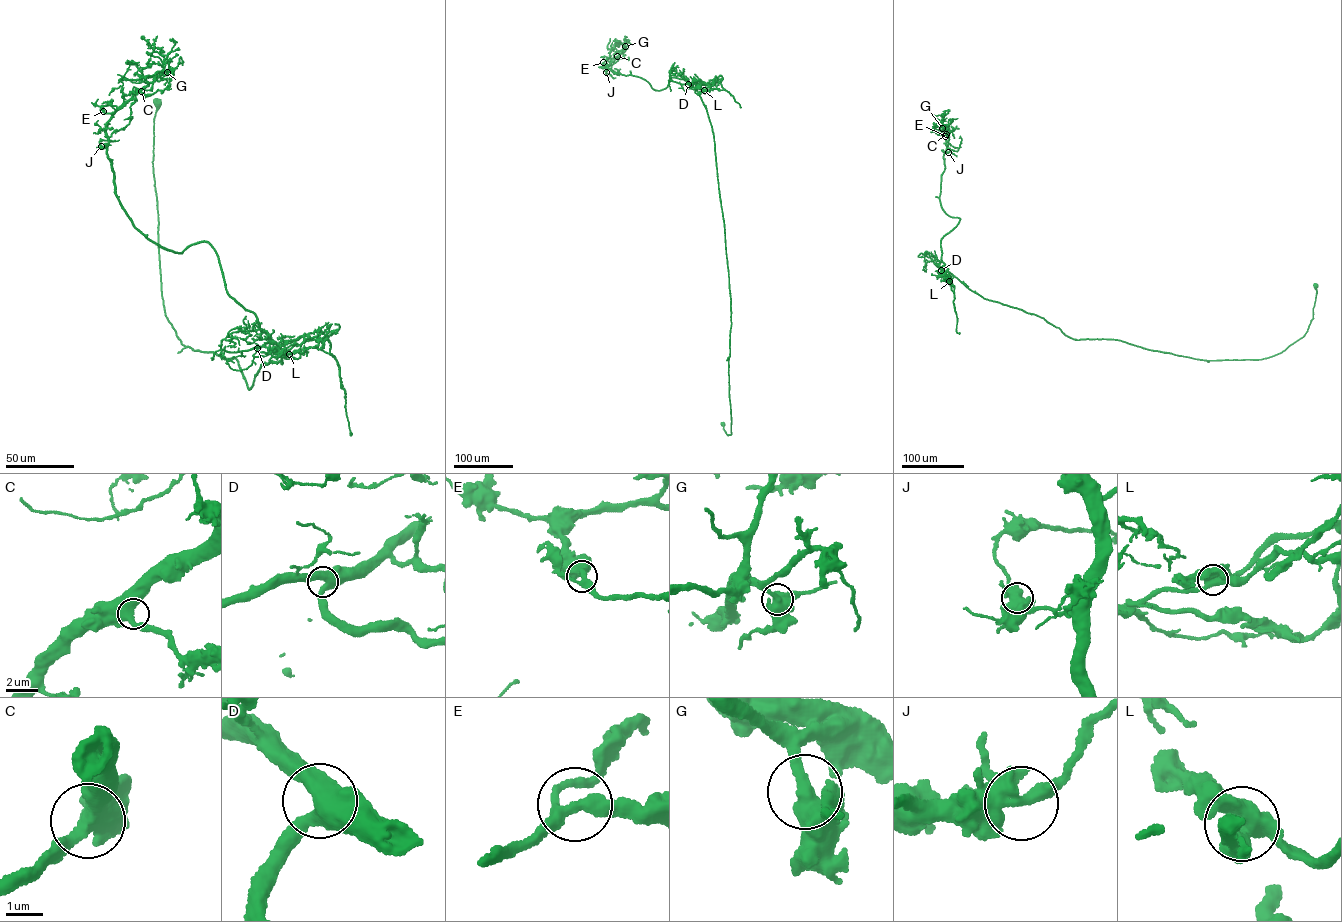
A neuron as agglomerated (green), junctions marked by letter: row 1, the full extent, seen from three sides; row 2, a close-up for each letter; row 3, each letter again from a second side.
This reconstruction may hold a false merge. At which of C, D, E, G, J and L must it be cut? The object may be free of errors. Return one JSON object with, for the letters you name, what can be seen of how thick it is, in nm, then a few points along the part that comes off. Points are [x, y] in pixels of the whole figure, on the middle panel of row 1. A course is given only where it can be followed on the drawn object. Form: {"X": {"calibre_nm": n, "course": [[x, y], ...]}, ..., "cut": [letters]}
{"L": {"calibre_nm": 500, "course": [[704, 90], [728, 91], [740, 107]]}, "cut": ["L"]}

